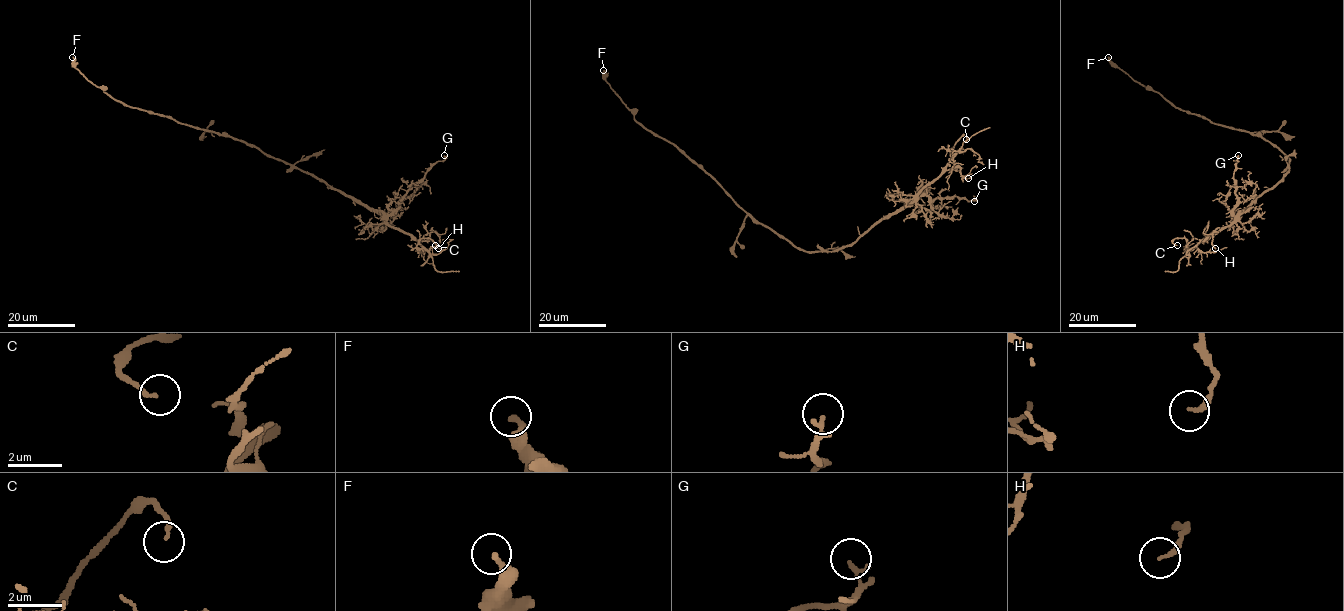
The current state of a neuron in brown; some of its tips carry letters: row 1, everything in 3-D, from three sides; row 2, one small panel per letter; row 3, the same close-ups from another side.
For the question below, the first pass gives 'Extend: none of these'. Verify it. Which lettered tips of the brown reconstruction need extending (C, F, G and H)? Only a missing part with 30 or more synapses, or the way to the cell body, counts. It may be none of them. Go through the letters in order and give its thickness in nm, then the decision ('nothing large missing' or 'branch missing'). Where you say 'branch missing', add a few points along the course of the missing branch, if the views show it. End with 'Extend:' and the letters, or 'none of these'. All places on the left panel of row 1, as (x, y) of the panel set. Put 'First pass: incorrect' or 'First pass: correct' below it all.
C: 140 nm | nothing large missing
F: 240 nm | nothing large missing
G: 90 nm | nothing large missing
H: 160 nm | nothing large missing
Extend: none of these
First pass: correct

